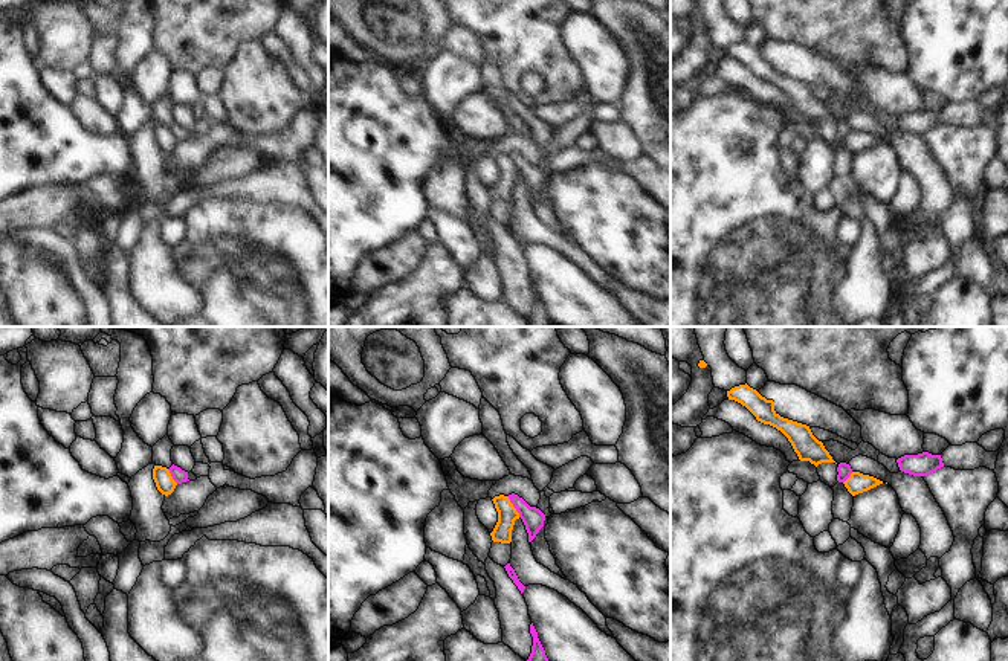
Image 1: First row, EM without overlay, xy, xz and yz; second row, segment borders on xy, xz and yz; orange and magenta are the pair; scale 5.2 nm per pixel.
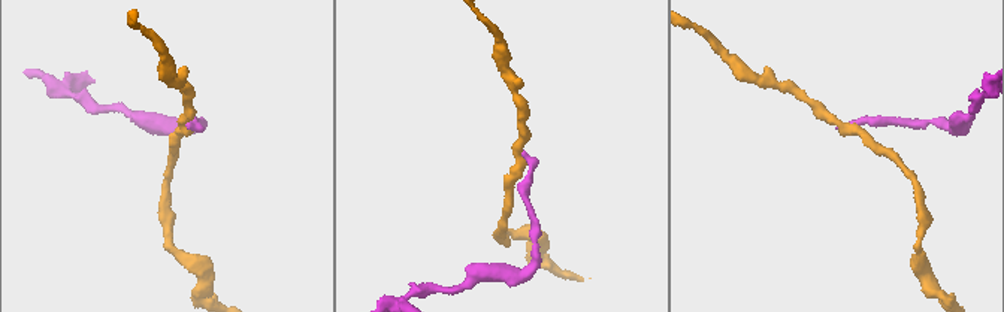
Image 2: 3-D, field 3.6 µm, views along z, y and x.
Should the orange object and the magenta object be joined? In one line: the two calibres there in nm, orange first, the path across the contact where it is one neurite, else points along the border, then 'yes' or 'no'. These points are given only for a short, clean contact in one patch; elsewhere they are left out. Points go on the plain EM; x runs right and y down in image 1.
calibres 100 and 110 nm; border xz (507, 154), (520, 174); no

